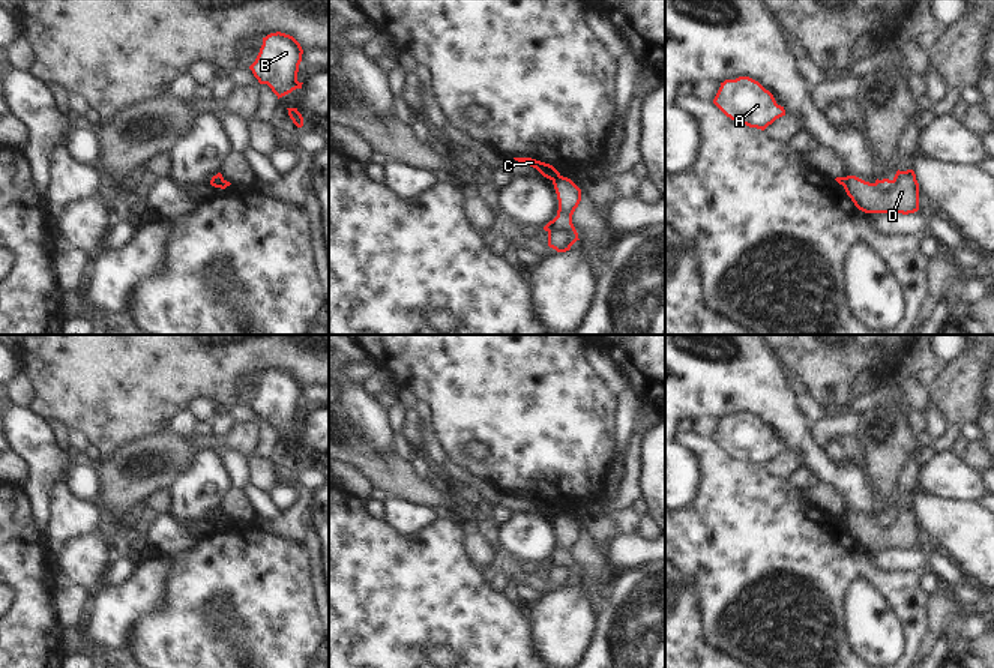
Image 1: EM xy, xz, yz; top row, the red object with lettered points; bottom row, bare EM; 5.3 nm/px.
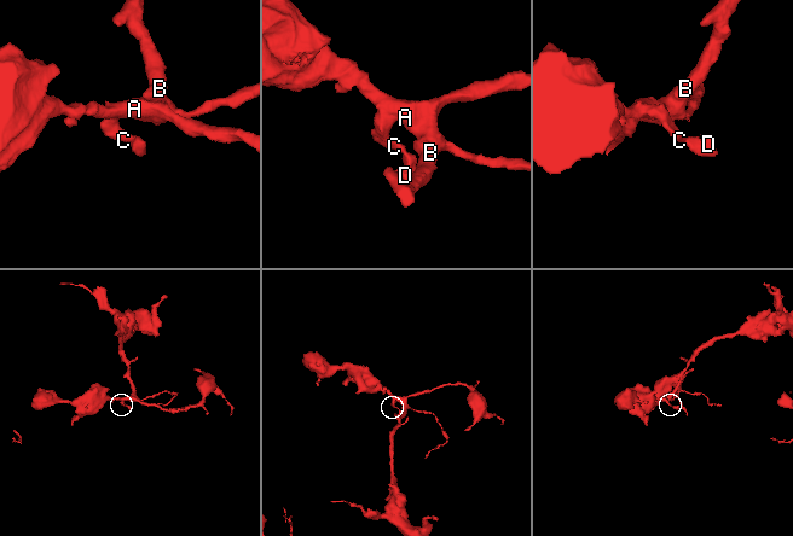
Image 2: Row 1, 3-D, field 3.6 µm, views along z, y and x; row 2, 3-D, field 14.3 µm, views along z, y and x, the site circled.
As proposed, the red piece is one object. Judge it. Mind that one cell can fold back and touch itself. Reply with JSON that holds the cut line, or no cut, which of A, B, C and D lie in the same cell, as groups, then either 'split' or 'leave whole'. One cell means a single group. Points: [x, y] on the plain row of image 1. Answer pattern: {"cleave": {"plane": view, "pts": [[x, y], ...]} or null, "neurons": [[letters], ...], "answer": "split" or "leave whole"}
{"cleave": {"plane": "xz", "pts": [[562, 512], [553, 517]]}, "neurons": [["A", "B", "C"], ["D"]], "answer": "split"}

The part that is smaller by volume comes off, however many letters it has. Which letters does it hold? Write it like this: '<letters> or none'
D

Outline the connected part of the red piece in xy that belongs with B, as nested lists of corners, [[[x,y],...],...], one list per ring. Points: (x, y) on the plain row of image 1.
[[[276,368],[263,374],[255,398],[249,402],[260,420],[267,420],[279,434],[302,425],[297,417],[303,386],[290,371]]]

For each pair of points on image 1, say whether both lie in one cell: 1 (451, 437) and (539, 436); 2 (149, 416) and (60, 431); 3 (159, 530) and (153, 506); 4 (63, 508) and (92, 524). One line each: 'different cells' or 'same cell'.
1: same cell
2: different cells
3: different cells
4: same cell

